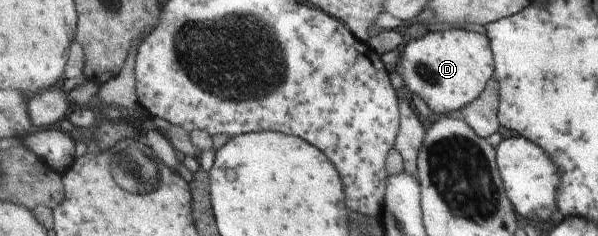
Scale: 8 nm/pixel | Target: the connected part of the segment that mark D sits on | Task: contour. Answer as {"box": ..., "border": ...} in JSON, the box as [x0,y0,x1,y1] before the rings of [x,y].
{"box":[390,29,495,115],"border":[[[451,29],[440,32],[428,32],[425,37],[408,41],[402,49],[402,58],[394,70],[390,71],[392,83],[401,98],[411,101],[411,96],[419,96],[435,113],[448,115],[453,111],[461,111],[469,104],[473,104],[482,95],[495,75],[495,58],[490,38],[485,34]]]}

